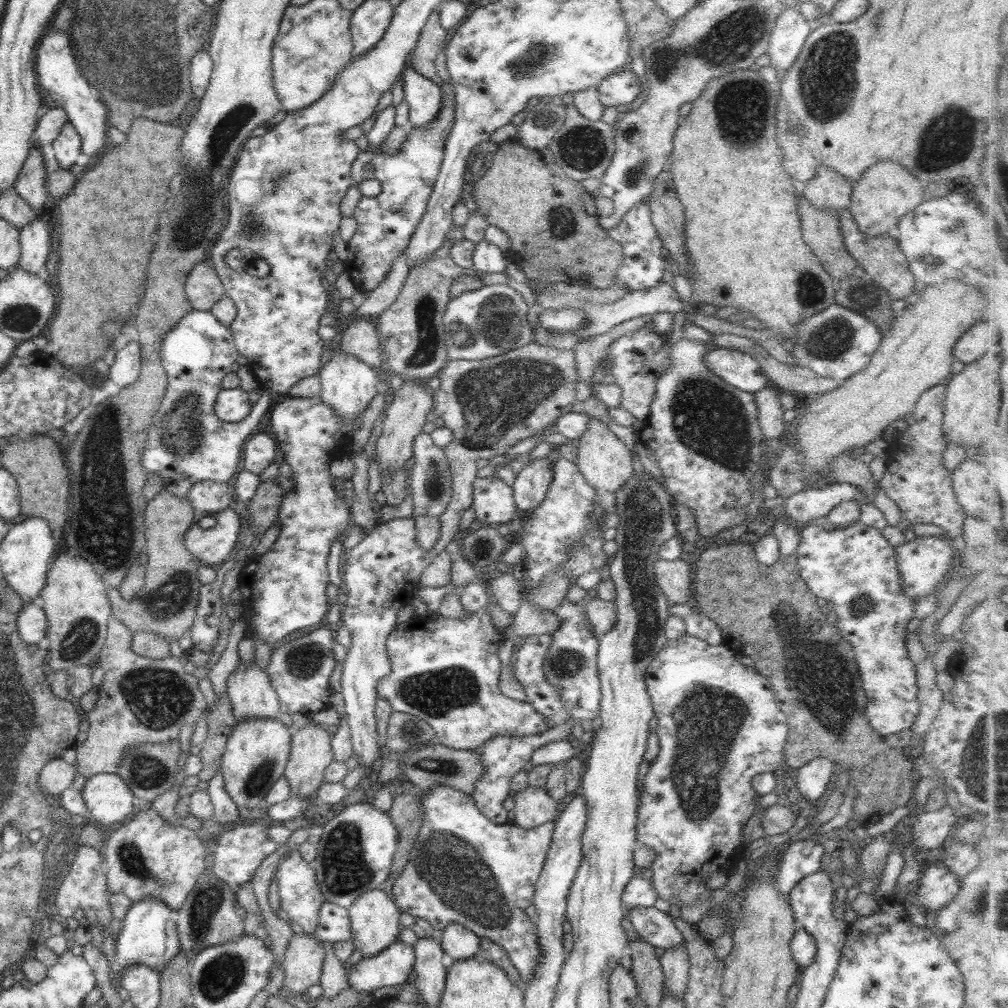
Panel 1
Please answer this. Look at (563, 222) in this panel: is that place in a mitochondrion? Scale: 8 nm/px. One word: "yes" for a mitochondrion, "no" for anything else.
yes

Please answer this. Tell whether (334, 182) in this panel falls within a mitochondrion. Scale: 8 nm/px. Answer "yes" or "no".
no

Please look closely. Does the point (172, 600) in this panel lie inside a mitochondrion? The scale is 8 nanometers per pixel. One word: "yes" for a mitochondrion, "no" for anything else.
yes

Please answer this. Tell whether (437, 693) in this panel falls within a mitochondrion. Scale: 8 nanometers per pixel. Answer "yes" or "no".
yes

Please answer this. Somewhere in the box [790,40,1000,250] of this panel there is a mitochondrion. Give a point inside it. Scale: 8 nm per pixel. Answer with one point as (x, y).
(950, 140)

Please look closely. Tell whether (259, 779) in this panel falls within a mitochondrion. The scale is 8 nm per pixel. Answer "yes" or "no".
yes

